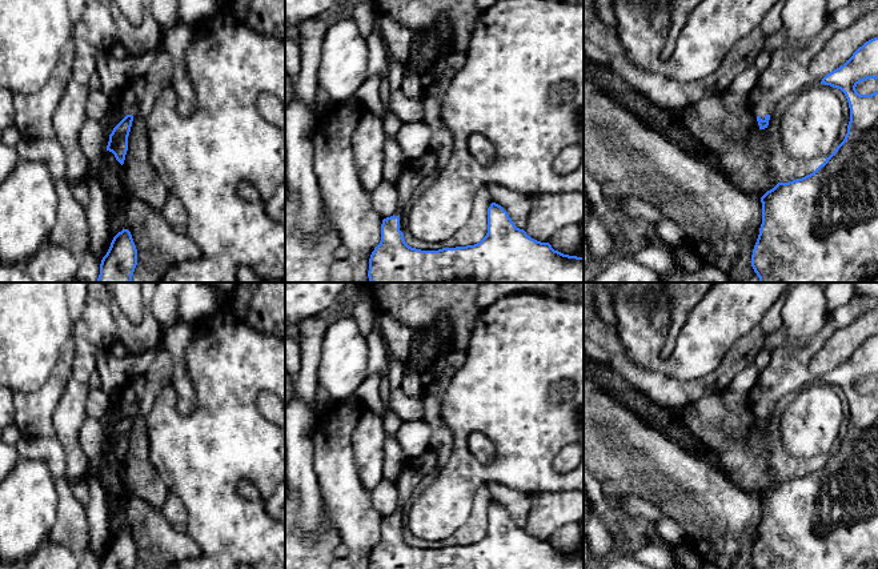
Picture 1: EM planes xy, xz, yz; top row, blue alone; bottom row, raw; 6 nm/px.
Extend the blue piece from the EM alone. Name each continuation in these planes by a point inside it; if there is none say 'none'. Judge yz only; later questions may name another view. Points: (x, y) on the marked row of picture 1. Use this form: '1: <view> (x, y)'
1: yz (788, 73)

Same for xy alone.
1: xy (127, 99)

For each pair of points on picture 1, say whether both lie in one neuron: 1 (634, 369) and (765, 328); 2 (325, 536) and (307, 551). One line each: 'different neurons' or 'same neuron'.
1: same neuron
2: same neuron

